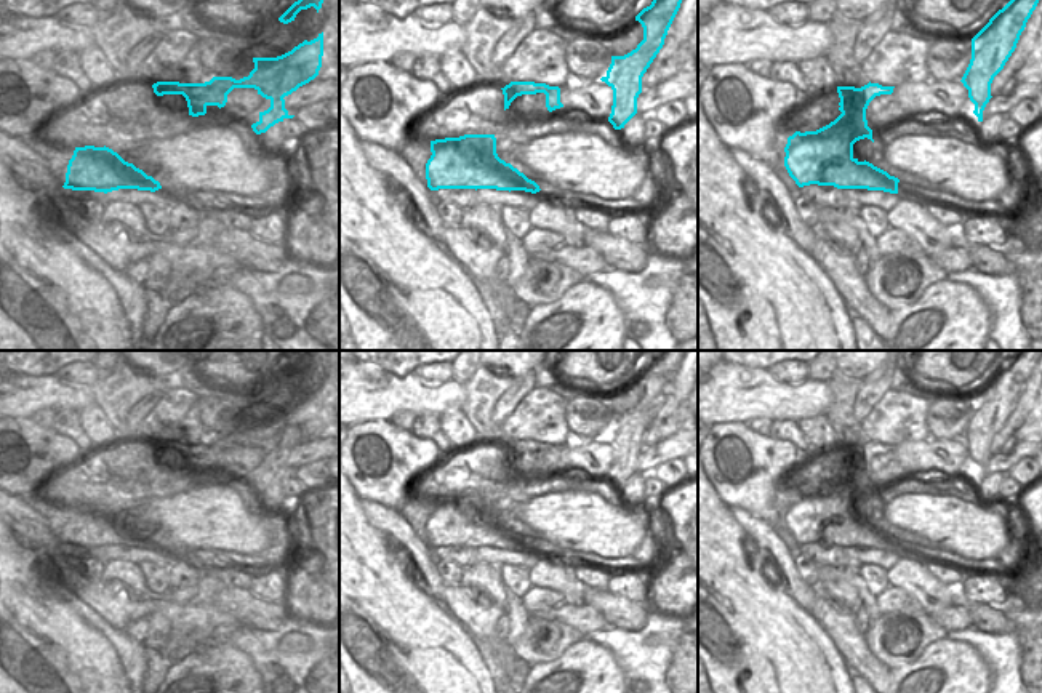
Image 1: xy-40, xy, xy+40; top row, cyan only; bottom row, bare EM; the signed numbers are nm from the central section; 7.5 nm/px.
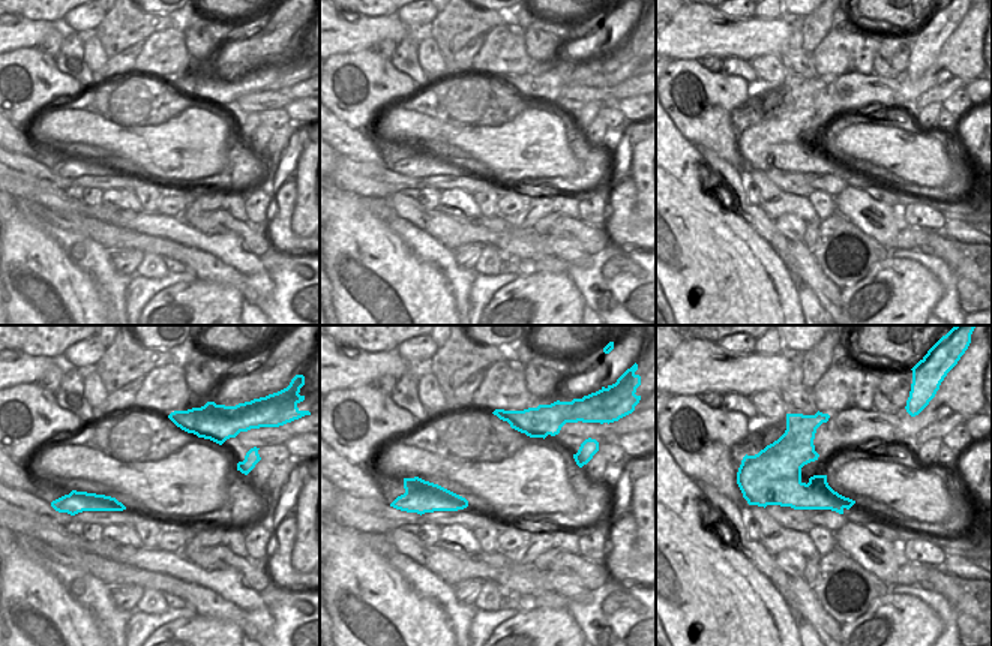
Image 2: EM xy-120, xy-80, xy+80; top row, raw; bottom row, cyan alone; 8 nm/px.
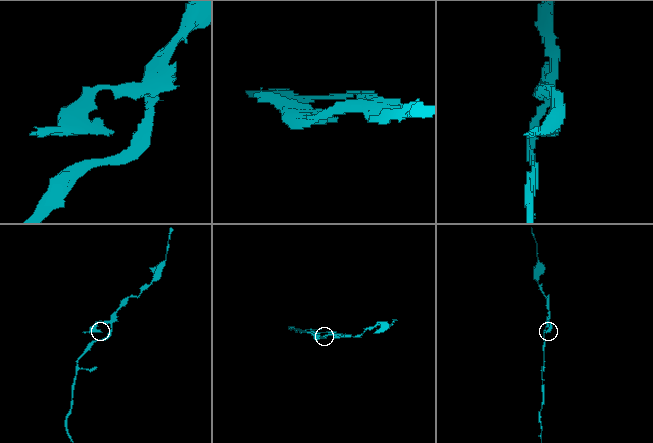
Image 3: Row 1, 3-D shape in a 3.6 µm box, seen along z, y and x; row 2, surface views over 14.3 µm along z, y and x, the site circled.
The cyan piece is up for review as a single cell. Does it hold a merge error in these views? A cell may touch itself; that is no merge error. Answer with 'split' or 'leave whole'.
split

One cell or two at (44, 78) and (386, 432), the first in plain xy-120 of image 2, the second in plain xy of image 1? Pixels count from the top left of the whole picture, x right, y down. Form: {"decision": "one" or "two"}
{"decision": "one"}

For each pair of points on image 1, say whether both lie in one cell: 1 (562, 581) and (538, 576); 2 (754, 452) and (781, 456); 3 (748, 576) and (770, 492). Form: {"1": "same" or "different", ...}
{"1": "same", "2": "same", "3": "different"}

